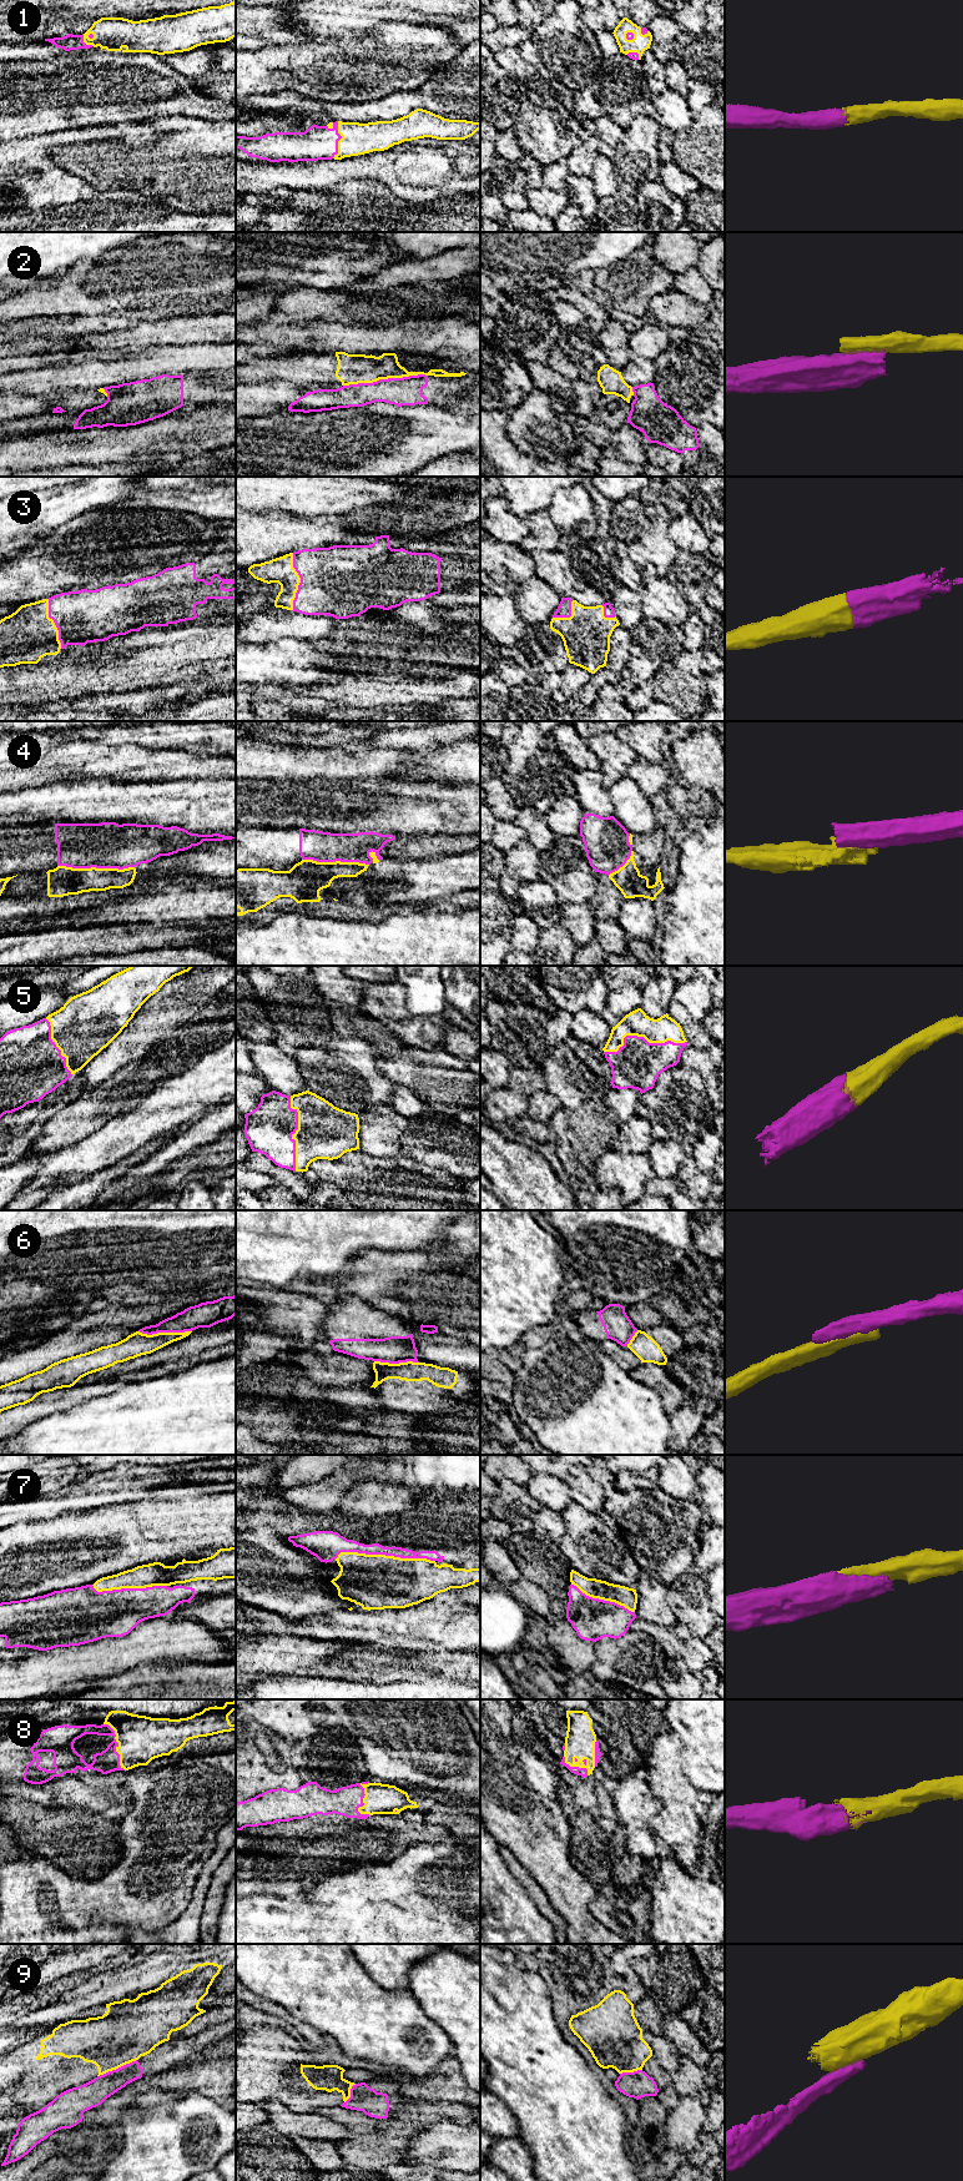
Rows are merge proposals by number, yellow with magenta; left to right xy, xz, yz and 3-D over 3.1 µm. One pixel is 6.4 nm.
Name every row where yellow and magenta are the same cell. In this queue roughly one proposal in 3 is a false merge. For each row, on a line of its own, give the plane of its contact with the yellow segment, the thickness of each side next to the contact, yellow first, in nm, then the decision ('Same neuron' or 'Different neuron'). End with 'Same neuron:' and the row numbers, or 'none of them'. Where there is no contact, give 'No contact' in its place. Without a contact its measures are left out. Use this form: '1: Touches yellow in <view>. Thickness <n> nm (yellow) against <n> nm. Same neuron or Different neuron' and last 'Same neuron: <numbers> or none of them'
1: Touches yellow in xz. Thickness 200 nm (yellow) against 220 nm. Same neuron
2: Touches yellow in xz. Thickness 190 nm (yellow) against 190 nm. Different neuron
3: Touches yellow in xz. Thickness 170 nm (yellow) against 460 nm. Same neuron
4: Touches yellow in xy. Thickness 190 nm (yellow) against 300 nm. Different neuron
5: Touches yellow in yz. Thickness 160 nm (yellow) against 300 nm. Same neuron
6: Touches yellow in xy. Thickness 150 nm (yellow) against 150 nm. Different neuron
7: Touches yellow in xz. Thickness 360 nm (yellow) against 120 nm. Same neuron
8: Touches yellow in xy. Thickness 300 nm (yellow) against 150 nm. Same neuron
9: Touches yellow in xy. Thickness 360 nm (yellow) against 160 nm. Different neuron
Same neuron: 1, 3, 5, 7, 8

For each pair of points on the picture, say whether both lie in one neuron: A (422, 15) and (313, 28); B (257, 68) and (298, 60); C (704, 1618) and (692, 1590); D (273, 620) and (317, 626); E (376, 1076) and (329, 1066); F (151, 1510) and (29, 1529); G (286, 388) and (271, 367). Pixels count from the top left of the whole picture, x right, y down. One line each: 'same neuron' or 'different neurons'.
A: same neuron
B: same neuron
C: same neuron
D: same neuron
E: same neuron
F: same neuron
G: different neurons

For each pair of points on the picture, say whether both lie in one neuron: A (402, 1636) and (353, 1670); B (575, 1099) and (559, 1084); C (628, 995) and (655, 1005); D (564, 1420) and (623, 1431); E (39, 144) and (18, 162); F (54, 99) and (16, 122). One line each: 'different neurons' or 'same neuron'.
A: different neurons
B: same neuron
C: different neurons
D: same neuron
E: same neuron
F: same neuron

